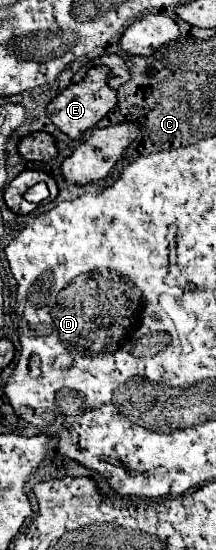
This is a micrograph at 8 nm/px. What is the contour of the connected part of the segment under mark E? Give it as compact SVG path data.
M95 66L88 70L86 78L70 84L66 90L62 90L50 104L48 104L48 116L56 128L60 128L68 138L80 140L84 138L84 132L92 130L98 120L102 120L114 106L116 106L116 92L108 88L106 78L110 69L105 66Z

